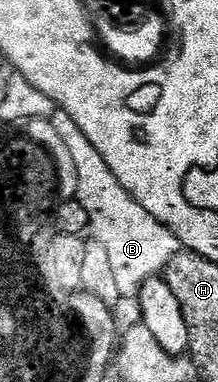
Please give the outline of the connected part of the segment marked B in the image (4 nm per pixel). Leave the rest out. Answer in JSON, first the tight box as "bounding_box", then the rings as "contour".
{"bounding_box":[51,110,182,301],"contour":[[[58,110],[52,115],[51,121],[74,162],[74,170],[78,173],[76,199],[86,206],[86,214],[90,214],[90,232],[95,243],[101,244],[110,258],[110,270],[114,270],[118,294],[125,301],[135,301],[144,283],[157,279],[169,262],[182,251],[181,242],[124,189],[118,178],[114,178],[114,170],[106,166],[106,158],[94,150],[90,138],[82,134],[78,122],[74,122],[70,114]]]}

